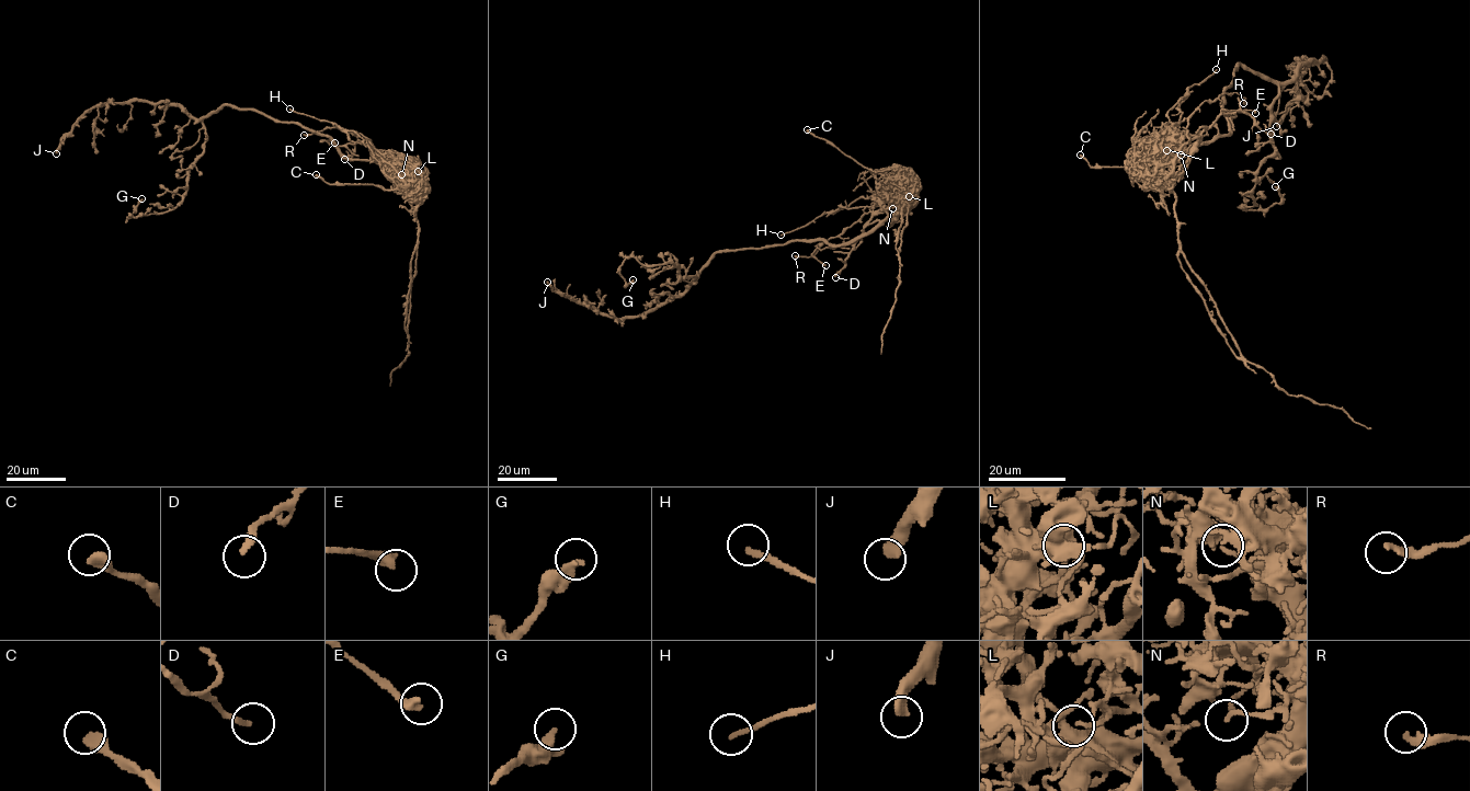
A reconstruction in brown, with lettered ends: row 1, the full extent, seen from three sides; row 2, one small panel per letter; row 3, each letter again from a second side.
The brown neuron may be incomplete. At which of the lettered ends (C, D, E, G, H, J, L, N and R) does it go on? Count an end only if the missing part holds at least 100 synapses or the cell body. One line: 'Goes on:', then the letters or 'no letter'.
Goes on: J

